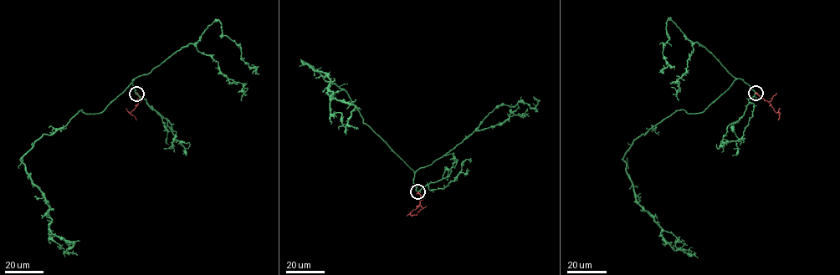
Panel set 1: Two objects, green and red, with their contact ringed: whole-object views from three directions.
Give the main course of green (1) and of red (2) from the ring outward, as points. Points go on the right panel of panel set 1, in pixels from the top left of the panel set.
1: (755, 93), (736, 78), (703, 112), (678, 109), (640, 134), (623, 159), (637, 201), (666, 241), (691, 257)
2: (755, 93), (768, 101), (775, 112), (779, 112), (778, 120)

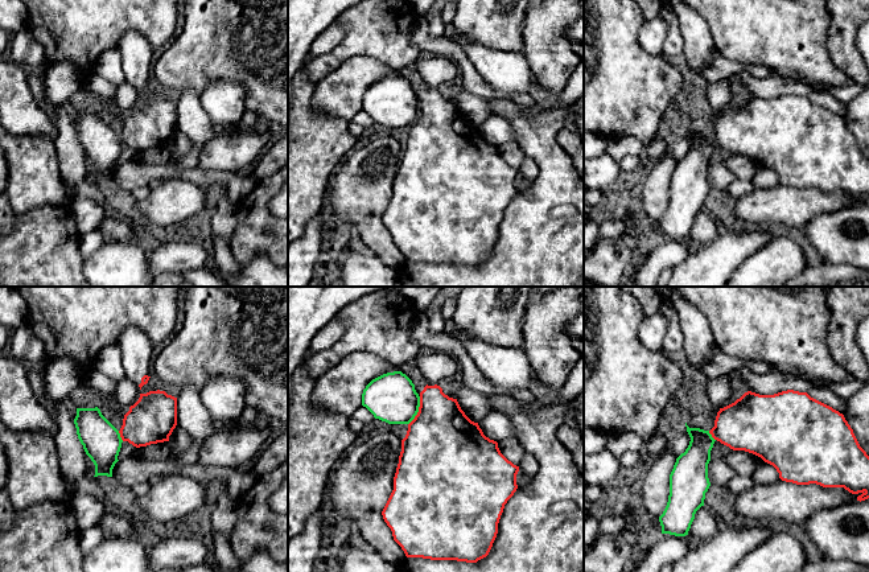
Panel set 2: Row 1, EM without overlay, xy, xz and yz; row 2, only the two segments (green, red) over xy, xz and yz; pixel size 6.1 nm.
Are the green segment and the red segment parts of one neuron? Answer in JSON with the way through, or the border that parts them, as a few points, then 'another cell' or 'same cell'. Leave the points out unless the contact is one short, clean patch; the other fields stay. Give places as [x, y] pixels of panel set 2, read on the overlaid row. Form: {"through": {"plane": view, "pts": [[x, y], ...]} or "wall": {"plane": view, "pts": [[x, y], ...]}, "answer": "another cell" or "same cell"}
{"wall": {"plane": "xz", "pts": [[420, 396], [417, 414], [408, 424]]}, "answer": "another cell"}

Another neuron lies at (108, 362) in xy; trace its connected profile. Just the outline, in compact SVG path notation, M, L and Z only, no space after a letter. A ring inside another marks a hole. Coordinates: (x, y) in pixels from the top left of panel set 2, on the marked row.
M116 343L103 347L94 362L94 369L115 382L124 378L120 347Z

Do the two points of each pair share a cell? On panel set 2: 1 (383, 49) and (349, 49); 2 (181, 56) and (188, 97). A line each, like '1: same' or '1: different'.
1: same
2: different

